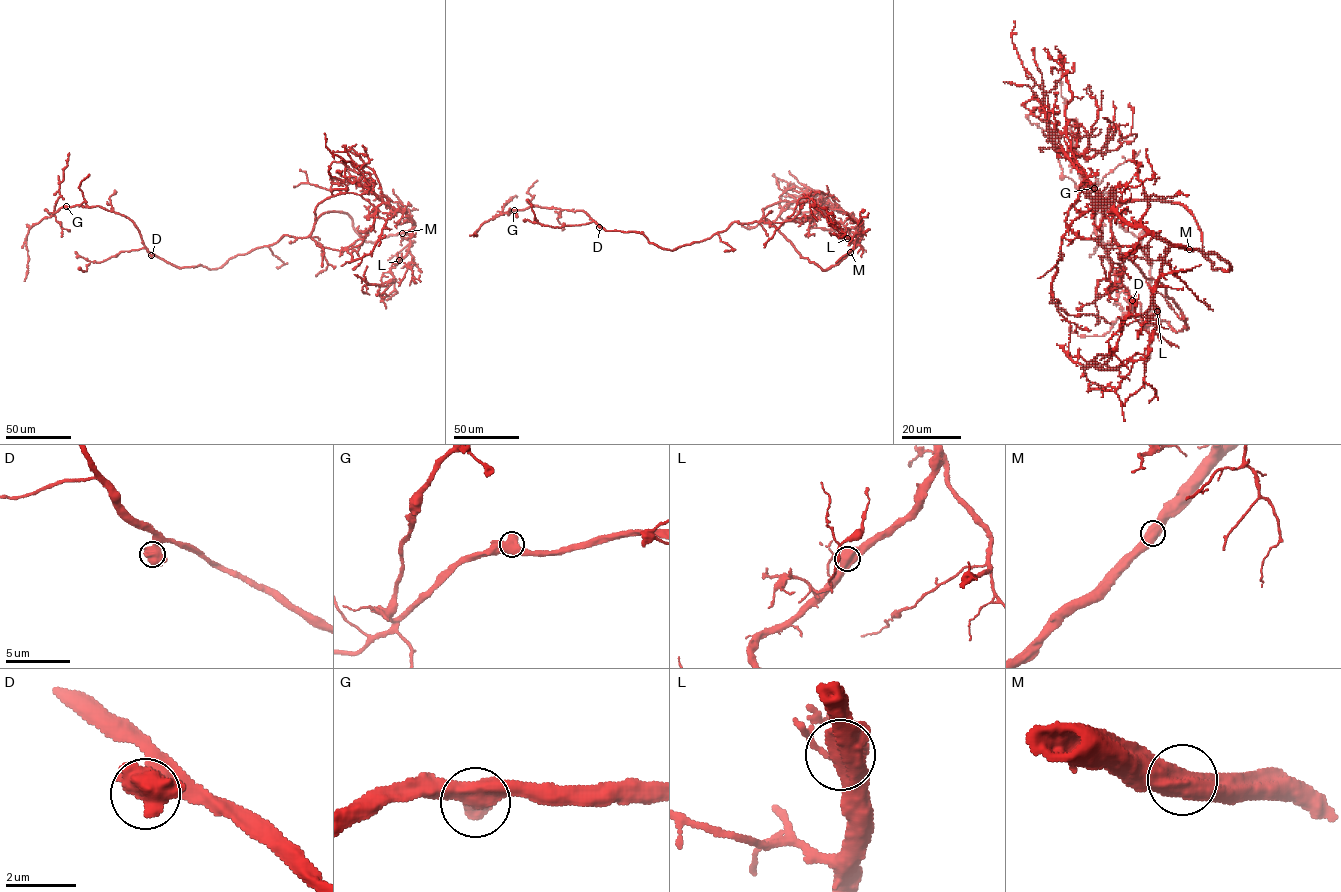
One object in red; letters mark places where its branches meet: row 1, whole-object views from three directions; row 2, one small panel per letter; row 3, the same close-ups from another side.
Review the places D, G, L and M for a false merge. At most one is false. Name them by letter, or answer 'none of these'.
none of these

